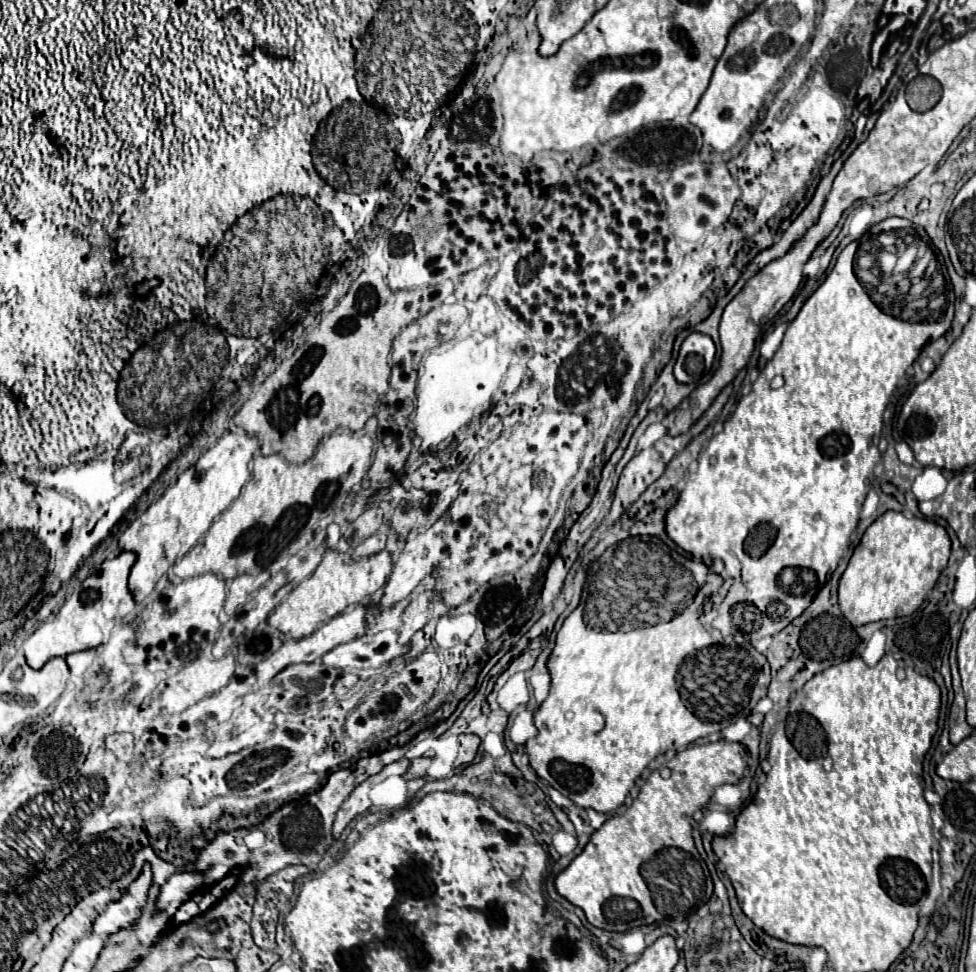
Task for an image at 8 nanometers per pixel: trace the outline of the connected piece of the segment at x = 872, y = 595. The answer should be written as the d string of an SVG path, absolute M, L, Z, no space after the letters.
M885 512L879 516L863 534L859 546L855 548L847 570L839 582L839 608L843 616L853 626L863 626L869 622L909 616L923 604L925 596L933 590L941 570L947 566L951 552L951 540L943 526L925 518L905 518L901 512Z

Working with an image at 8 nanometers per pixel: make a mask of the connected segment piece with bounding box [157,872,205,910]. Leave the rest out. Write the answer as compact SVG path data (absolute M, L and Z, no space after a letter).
M181 872L181 874L173 874L159 890L157 896L157 910L165 910L171 902L183 902L187 896L191 896L201 884L205 882L205 878L199 872Z

